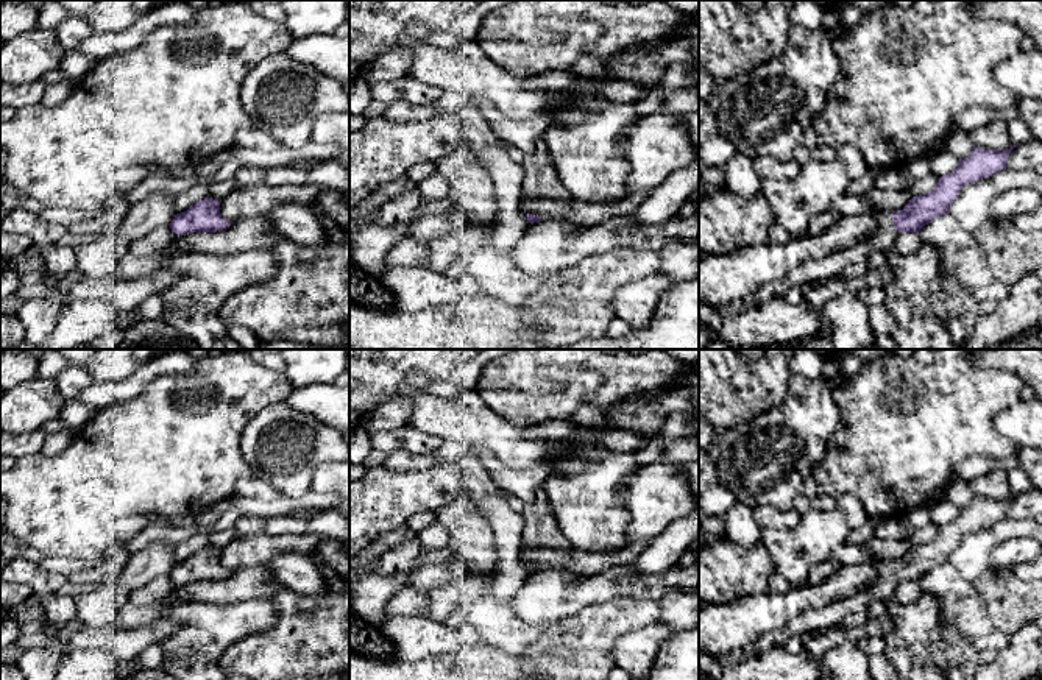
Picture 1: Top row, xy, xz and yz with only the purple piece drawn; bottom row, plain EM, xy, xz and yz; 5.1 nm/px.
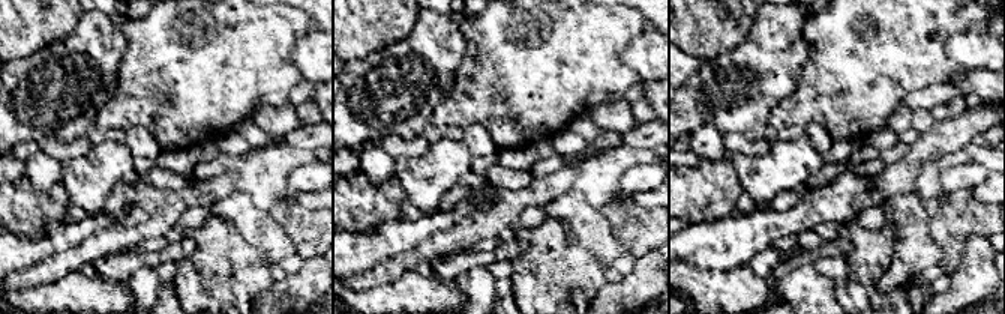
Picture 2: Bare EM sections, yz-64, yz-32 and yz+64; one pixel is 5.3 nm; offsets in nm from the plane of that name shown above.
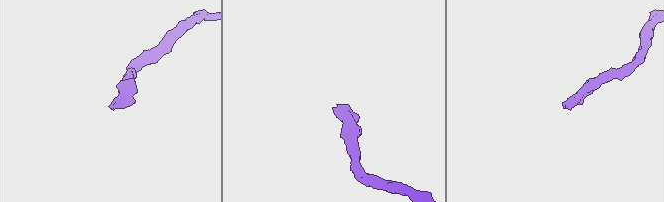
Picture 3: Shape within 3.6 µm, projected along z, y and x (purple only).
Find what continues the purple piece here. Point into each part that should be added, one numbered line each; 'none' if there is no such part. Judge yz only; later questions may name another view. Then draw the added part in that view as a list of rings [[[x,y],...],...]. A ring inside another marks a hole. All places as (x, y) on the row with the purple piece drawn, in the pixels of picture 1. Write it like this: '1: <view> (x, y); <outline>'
1: yz (811, 272); [[[892,212],[881,214],[878,217],[878,228],[869,239],[855,243],[847,250],[835,251],[825,257],[810,259],[789,271],[782,281],[769,282],[743,299],[721,304],[721,307],[725,313],[739,313],[746,309],[763,306],[775,296],[783,298],[791,287],[802,289],[841,276],[847,265],[866,264],[866,259],[872,251],[888,253],[894,250],[898,234],[900,232],[892,223]]]

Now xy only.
none

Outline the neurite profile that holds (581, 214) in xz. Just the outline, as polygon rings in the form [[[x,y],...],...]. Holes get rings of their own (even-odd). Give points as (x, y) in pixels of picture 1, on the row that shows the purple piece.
[[[650,190],[638,192],[616,203],[558,201],[554,198],[521,198],[521,211],[541,220],[569,221],[579,228],[591,228],[613,217],[629,217],[649,197]]]

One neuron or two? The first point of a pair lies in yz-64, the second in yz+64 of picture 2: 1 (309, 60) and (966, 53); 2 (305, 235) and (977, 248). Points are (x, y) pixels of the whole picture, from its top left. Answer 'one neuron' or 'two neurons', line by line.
1: one neuron
2: two neurons

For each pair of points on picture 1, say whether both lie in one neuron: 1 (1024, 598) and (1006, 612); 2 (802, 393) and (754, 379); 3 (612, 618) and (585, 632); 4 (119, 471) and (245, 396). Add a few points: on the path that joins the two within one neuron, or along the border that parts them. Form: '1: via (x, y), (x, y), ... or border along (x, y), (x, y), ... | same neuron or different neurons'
1: via (1019, 602), (1011, 607) | same neuron
2: border along (791, 375), (786, 389) | different neurons
3: via (606, 623), (591, 632) | same neuron
4: via (150, 456), (163, 453), (208, 407), (214, 407) | same neuron

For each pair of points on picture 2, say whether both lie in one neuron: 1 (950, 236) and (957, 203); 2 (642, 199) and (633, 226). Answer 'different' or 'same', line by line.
1: same
2: different

